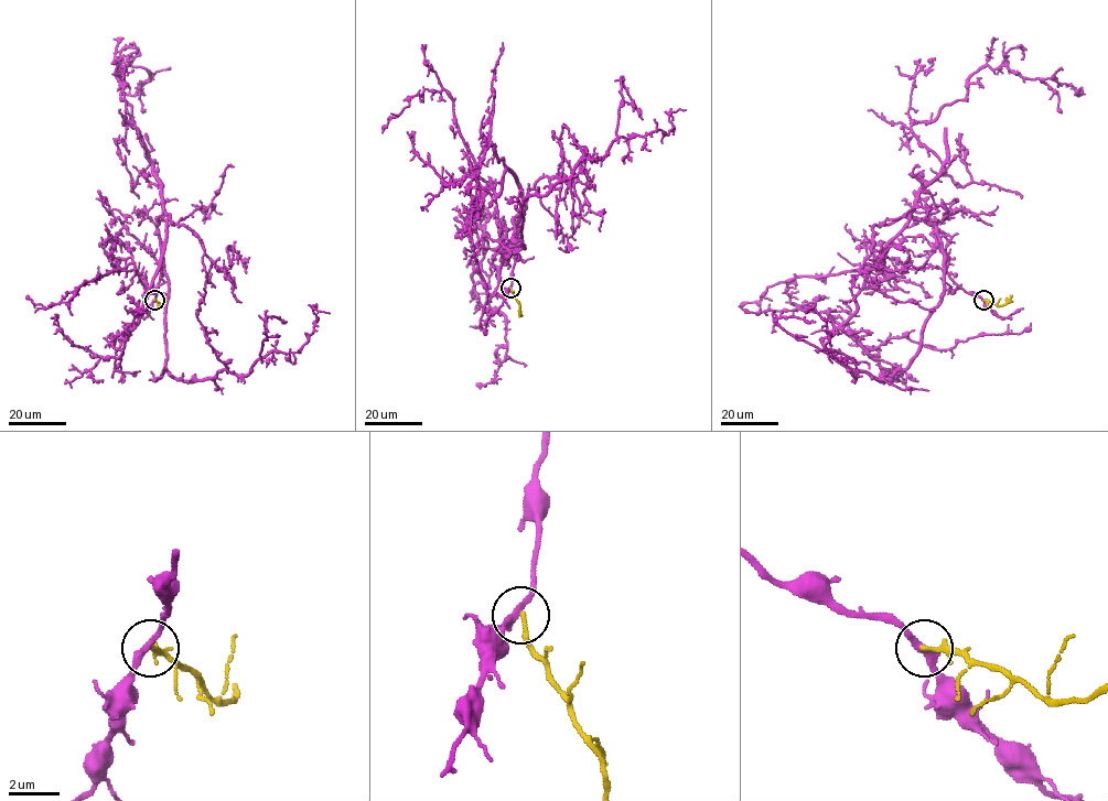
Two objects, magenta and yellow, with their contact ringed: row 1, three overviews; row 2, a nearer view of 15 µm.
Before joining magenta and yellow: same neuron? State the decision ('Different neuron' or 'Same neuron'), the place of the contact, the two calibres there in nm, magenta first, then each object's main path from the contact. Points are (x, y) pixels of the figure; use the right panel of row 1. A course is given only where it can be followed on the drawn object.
Different neuron. Place: (983, 300). Thickness 280 nm (magenta) against 180 nm. Course of magenta: (983, 300), (949, 277), (937, 229), (910, 214), (840, 326), (866, 348), (906, 337), (940, 349), (1030, 323). Course of yellow: (983, 300), (1002, 305), (1009, 295)

